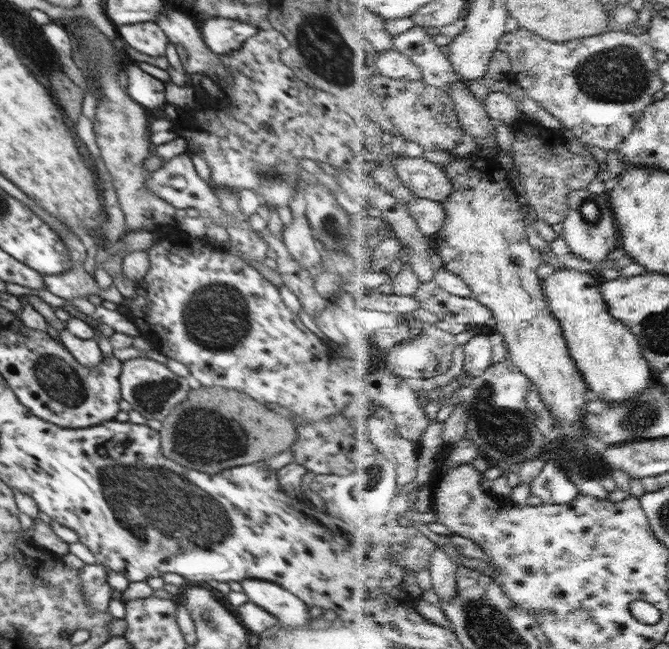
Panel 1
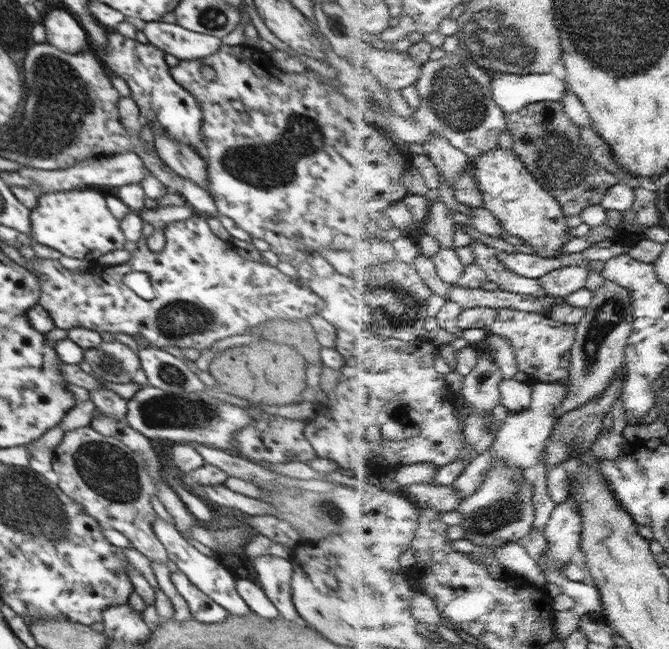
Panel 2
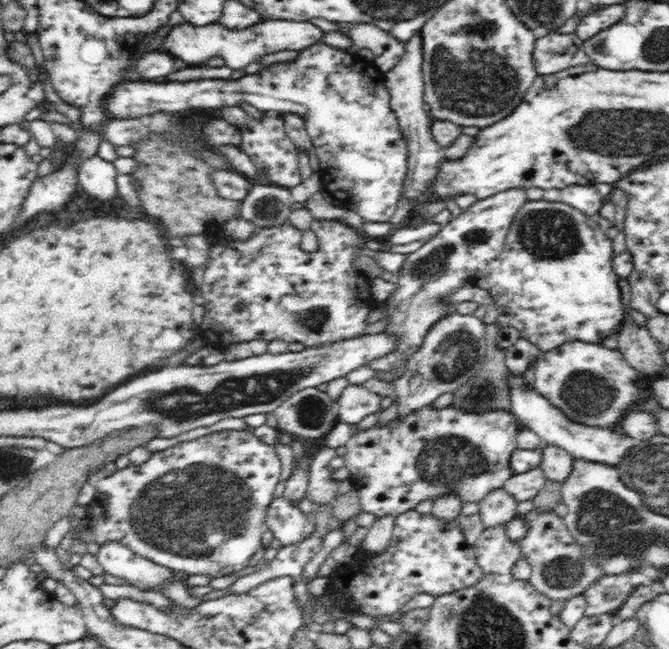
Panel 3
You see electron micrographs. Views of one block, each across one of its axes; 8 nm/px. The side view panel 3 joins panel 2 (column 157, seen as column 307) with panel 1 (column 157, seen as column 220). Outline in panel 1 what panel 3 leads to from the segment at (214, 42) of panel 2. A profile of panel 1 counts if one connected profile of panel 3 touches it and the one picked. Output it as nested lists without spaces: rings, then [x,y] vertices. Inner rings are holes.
[[[155,21],[122,25],[117,28],[117,32],[119,37],[134,50],[148,54],[152,58],[165,56],[164,52],[169,41]]]

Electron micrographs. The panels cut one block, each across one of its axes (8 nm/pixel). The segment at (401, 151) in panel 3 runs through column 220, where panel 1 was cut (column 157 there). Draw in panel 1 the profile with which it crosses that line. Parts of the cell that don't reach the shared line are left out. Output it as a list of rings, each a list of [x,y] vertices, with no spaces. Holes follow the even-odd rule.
[[[126,66],[122,70],[128,80],[126,92],[132,96],[132,100],[149,111],[167,104],[164,96],[165,82],[154,78],[138,66]]]

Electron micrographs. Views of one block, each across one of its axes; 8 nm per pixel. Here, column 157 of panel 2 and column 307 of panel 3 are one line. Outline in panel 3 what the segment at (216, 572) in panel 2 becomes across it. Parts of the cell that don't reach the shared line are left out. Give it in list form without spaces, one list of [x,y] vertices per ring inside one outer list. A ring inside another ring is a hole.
[[[275,496],[266,510],[267,529],[273,532],[280,546],[294,544],[313,535],[314,524],[297,506],[291,506],[286,497]]]

